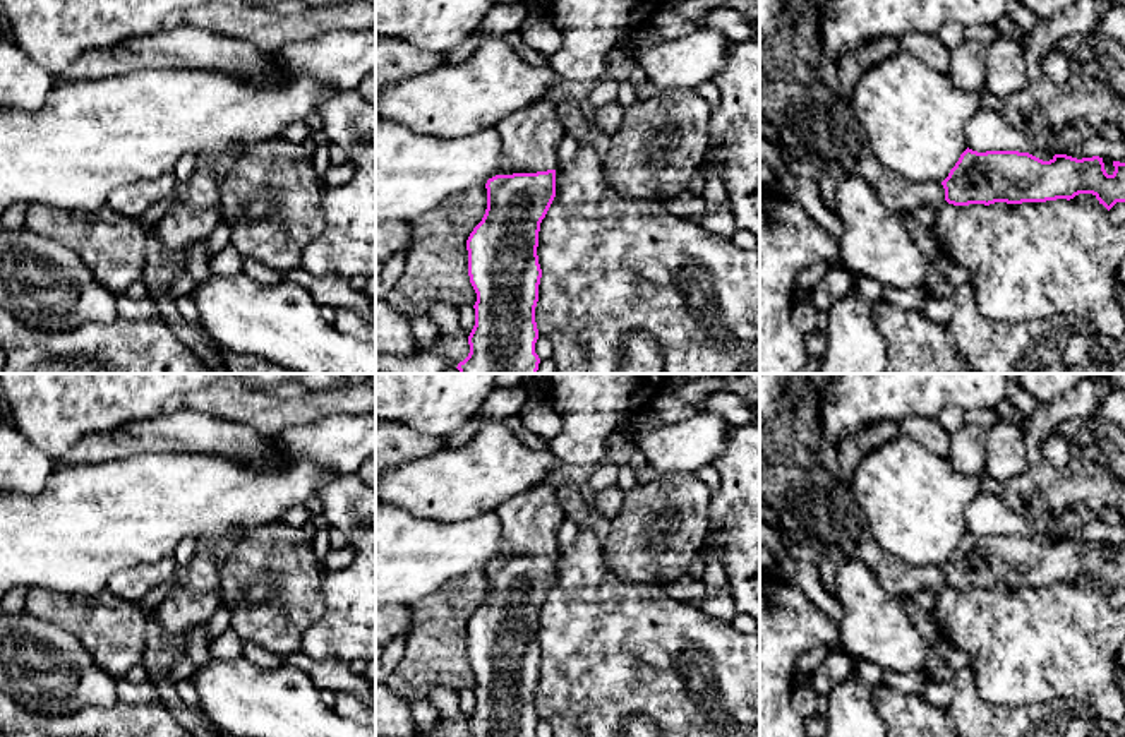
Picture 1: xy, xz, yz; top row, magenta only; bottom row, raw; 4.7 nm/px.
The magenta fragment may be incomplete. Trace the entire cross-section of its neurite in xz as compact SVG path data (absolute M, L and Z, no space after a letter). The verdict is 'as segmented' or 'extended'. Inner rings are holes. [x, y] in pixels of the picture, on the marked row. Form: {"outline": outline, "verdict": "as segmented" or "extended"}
{"outline": "M544 98L502 118L496 130L501 135L502 170L487 180L485 214L466 240L468 276L477 293L475 326L468 336L470 353L456 368L460 374L537 374L540 358L535 353L538 339L535 307L542 278L537 247L540 223L556 197L556 166L559 163L556 147L566 135L564 110L550 98Z", "verdict": "extended"}

